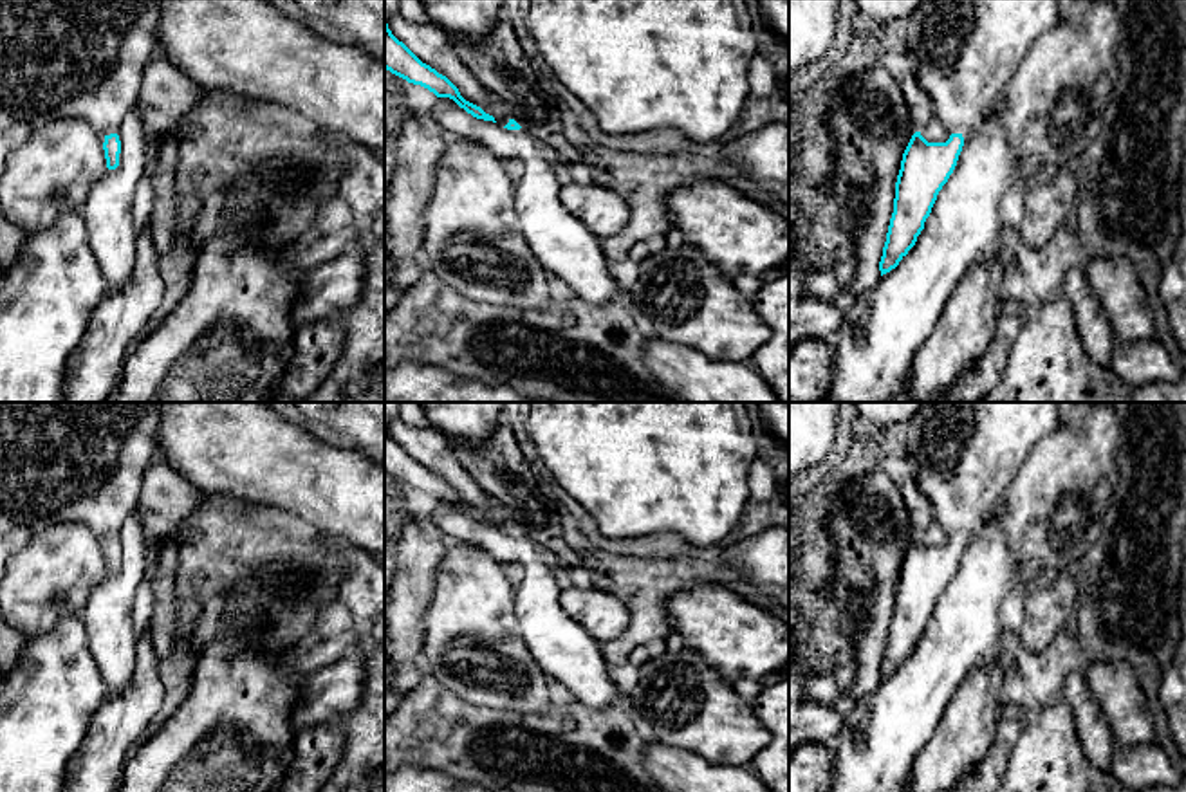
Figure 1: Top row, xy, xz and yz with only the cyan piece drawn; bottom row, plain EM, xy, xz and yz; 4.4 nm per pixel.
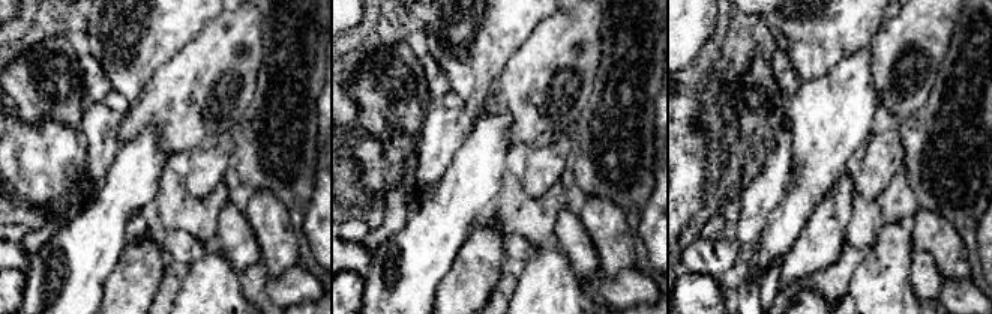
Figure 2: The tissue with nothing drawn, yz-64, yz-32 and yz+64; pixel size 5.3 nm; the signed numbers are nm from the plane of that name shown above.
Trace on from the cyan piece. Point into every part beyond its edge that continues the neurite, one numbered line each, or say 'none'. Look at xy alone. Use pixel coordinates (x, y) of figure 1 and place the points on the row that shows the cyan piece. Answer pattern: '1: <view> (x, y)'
1: xy (58, 58)

